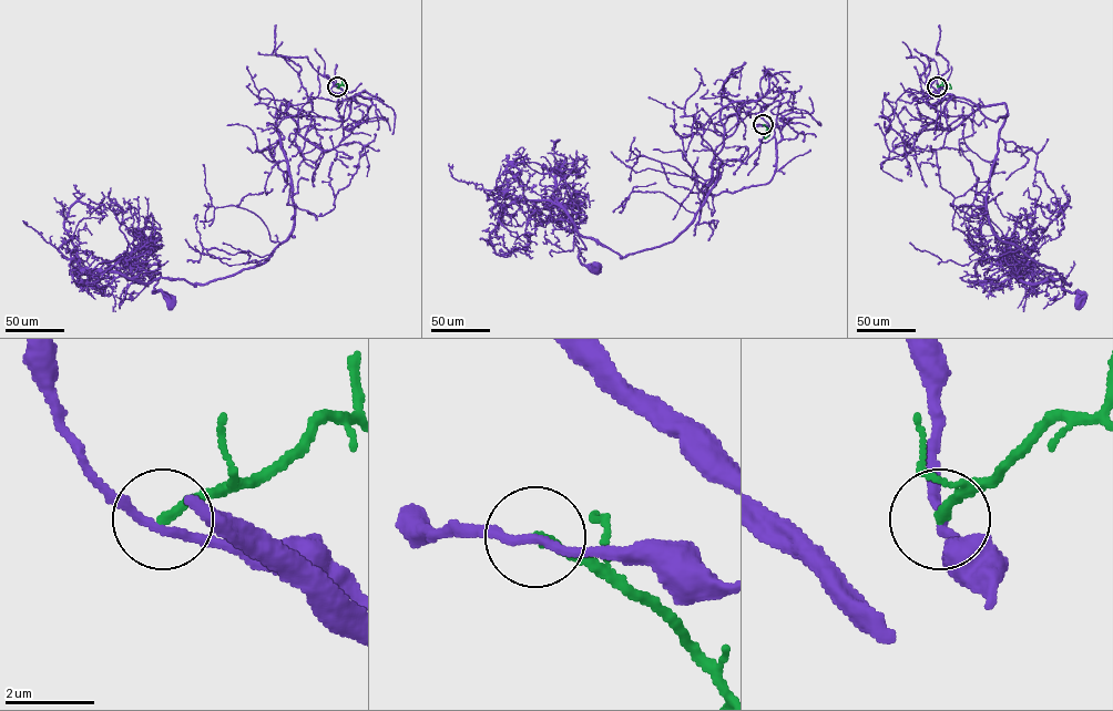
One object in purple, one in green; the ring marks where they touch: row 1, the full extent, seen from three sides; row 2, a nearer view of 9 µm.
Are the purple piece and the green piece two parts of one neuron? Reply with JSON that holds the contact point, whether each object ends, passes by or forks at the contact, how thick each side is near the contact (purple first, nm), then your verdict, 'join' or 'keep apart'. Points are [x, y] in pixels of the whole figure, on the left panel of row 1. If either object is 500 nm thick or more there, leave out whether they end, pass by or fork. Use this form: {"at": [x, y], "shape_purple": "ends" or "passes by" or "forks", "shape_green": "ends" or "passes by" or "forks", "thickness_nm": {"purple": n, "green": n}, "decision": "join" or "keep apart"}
{"at": [337, 86], "shape_purple": "passes by", "shape_green": "ends", "thickness_nm": {"purple": 180, "green": 200}, "decision": "keep apart"}

